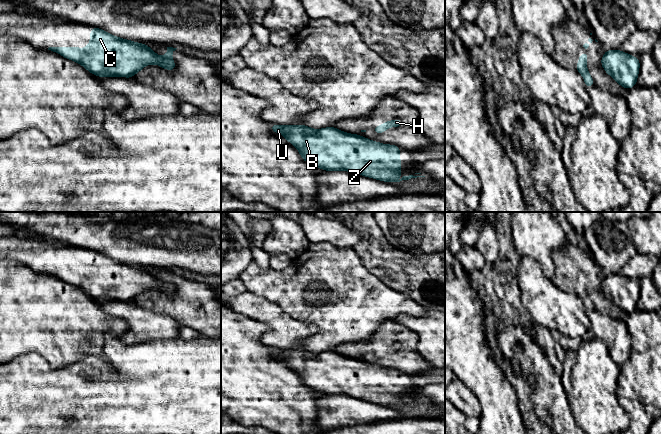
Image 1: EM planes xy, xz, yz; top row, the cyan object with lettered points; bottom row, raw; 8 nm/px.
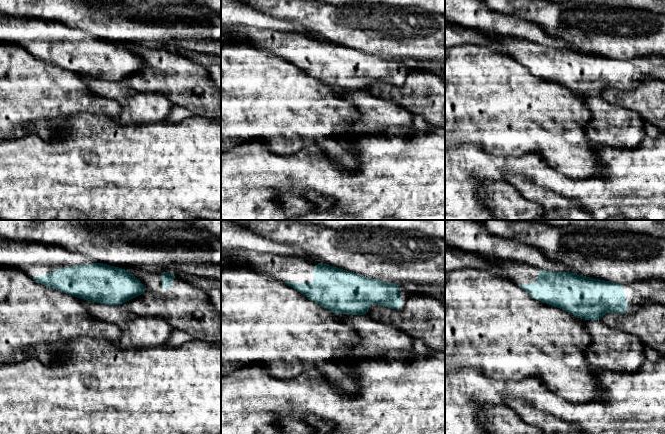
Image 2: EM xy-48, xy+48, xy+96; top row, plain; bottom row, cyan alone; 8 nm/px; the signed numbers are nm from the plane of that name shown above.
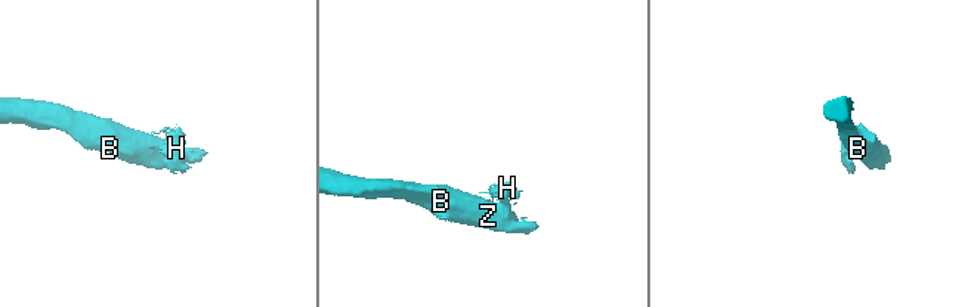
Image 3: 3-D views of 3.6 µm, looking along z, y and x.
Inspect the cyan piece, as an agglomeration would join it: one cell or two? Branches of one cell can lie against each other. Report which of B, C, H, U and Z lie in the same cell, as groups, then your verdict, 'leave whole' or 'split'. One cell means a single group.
groups B C U Z / H; split

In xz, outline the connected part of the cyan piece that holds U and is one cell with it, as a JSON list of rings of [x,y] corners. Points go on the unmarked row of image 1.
[[[271,348],[271,353],[274,357],[281,358],[288,366],[294,369],[306,387],[322,394],[332,396],[343,394],[391,407],[425,401],[421,400],[421,397],[415,397],[415,400],[409,399],[403,400],[400,404],[397,403],[401,399],[400,392],[402,391],[400,371],[397,369],[382,368],[358,358],[341,355],[335,351],[312,353],[306,349],[281,350]]]

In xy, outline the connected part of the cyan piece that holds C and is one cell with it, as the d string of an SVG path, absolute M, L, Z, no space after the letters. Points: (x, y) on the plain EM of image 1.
M97 251L91 253L90 267L84 273L49 271L48 274L79 287L90 297L101 302L133 302L136 297L151 288L170 295L176 291L172 282L159 280L146 268L116 261Z

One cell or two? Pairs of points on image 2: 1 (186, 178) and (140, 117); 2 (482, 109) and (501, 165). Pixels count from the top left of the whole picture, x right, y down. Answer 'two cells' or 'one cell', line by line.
1: two cells
2: two cells

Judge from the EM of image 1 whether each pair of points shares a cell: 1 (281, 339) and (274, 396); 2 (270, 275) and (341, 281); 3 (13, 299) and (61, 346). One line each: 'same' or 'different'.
1: different
2: same
3: same

